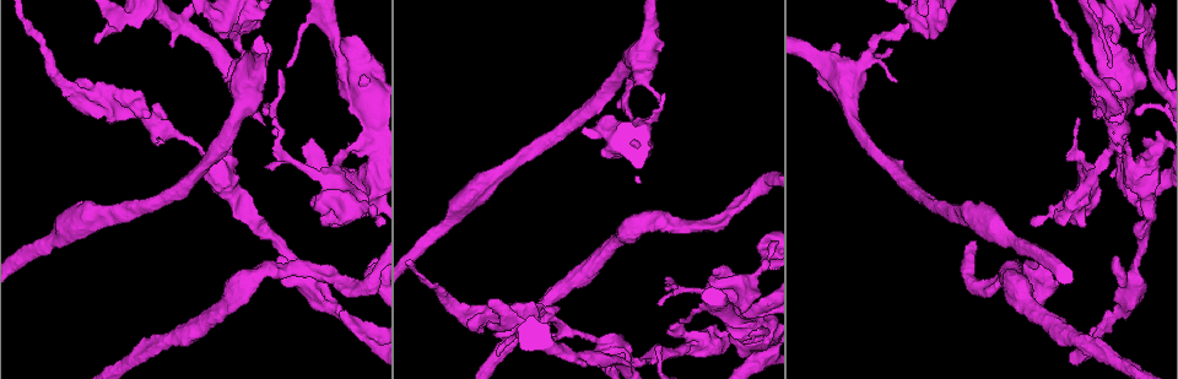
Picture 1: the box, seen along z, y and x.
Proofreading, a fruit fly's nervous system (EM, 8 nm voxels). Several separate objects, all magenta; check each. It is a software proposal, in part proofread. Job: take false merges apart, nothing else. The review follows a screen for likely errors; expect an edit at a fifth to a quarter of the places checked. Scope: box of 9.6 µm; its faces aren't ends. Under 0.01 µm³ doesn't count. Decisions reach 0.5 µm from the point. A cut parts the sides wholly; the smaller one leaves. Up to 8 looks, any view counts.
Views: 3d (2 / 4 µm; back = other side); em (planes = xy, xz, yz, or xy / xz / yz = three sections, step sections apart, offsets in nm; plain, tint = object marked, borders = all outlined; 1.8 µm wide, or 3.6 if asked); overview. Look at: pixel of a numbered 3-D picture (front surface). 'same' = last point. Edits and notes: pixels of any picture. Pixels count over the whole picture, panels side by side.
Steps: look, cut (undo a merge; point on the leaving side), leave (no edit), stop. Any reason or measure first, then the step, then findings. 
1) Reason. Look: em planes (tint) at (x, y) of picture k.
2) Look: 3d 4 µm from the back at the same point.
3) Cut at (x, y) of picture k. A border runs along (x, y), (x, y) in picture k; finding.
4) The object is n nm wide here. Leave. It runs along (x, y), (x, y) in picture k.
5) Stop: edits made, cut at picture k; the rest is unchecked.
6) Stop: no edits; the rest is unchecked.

Calibre changes. Look: em 3.6 µm xy step 8 (tint) at (629, 132) of picture 1.

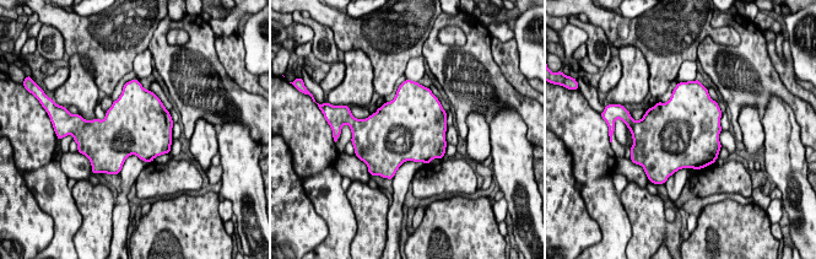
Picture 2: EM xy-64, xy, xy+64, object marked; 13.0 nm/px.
Look: em 3.6 µm planes (borders) at the same point.

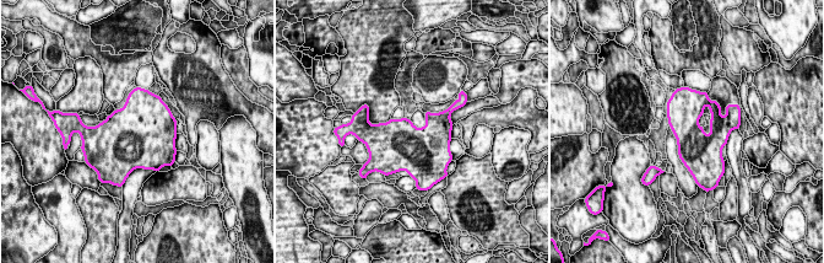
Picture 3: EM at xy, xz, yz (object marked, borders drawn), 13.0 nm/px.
Leave. One neuron here.

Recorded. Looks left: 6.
Sudden change in width. Look: em yz step 4 (tint) at (354, 147) of picture 1.

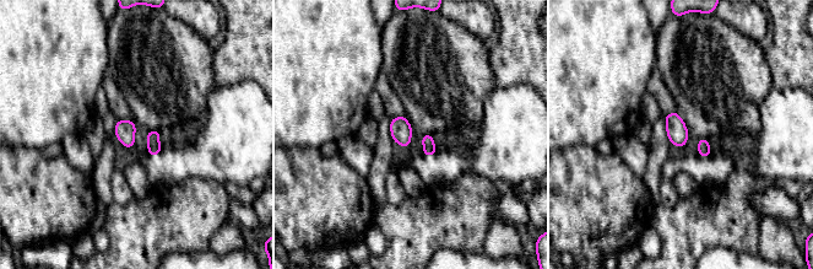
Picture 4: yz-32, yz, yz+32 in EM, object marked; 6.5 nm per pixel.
Look: em planes (tint) at the same point.

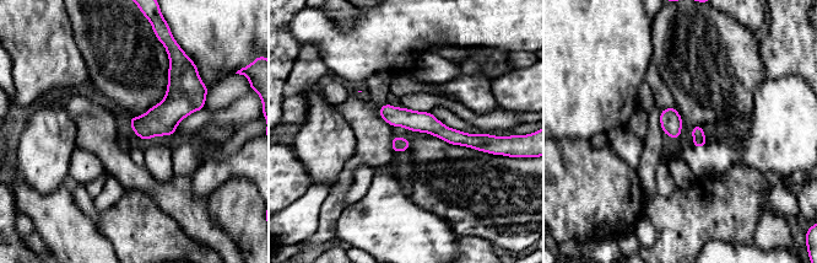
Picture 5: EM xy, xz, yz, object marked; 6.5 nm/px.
Leave. It runs along (382, 112), (479, 141) in picture 5; all the same neuron.

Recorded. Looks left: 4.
Look: 3d 4 µm at (512, 321) of picture 1.

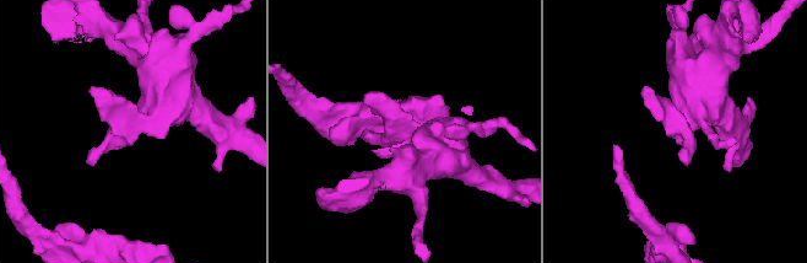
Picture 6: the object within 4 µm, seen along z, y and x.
Look: em planes (tint) at (401, 134) of picture 6.

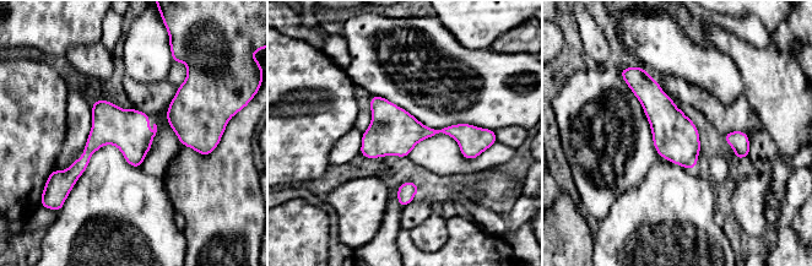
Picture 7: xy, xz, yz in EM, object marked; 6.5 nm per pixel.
Leave. All the same neuron.

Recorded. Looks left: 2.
Stop: no edits; the rest is unchecked.

